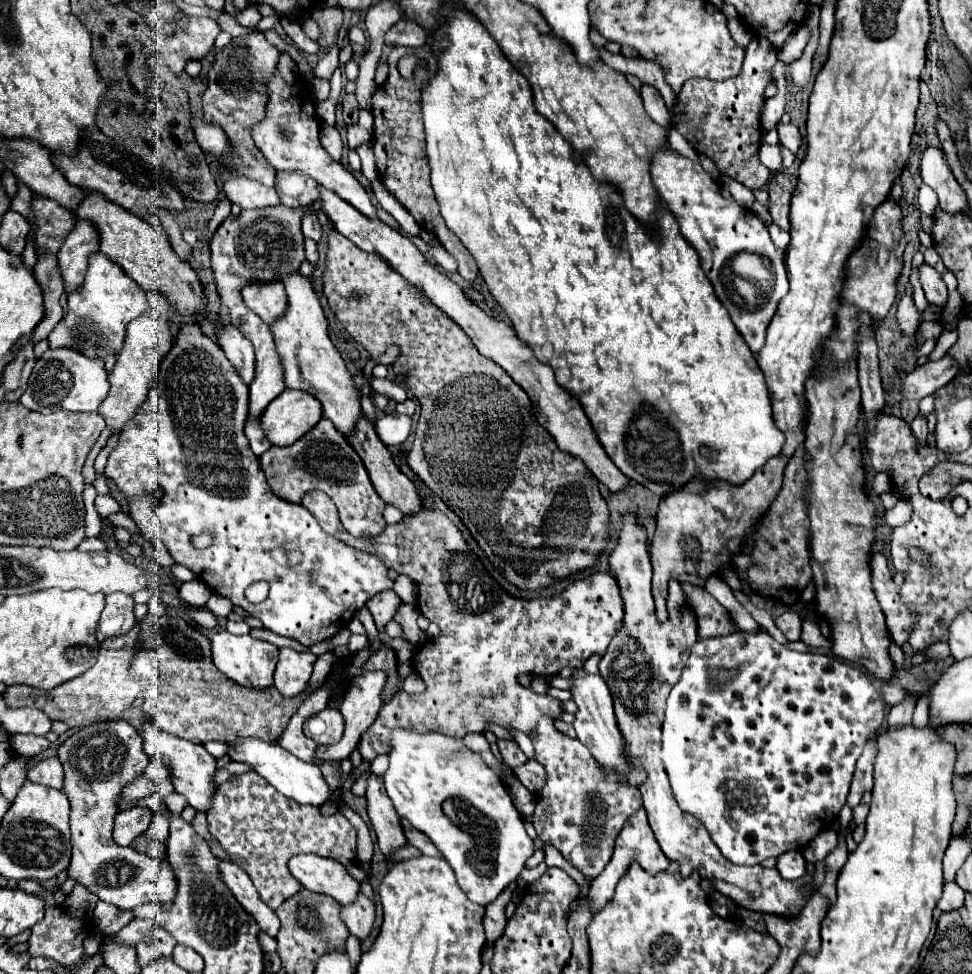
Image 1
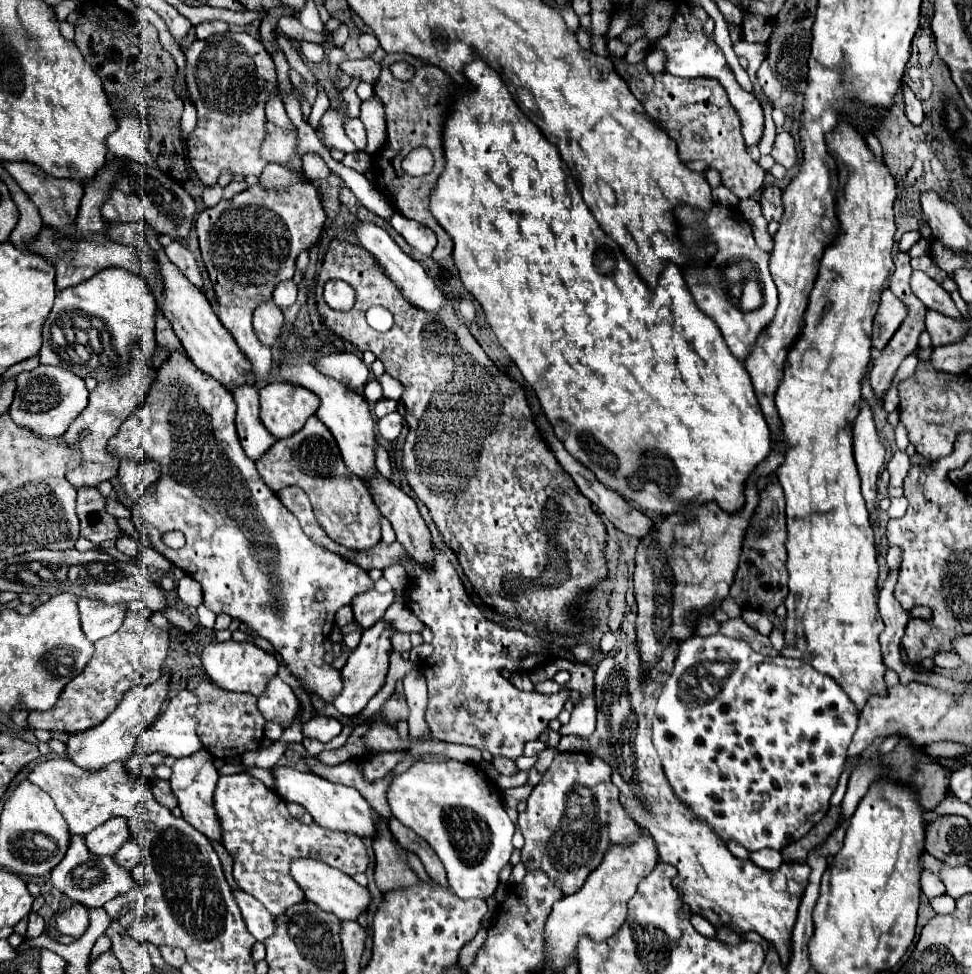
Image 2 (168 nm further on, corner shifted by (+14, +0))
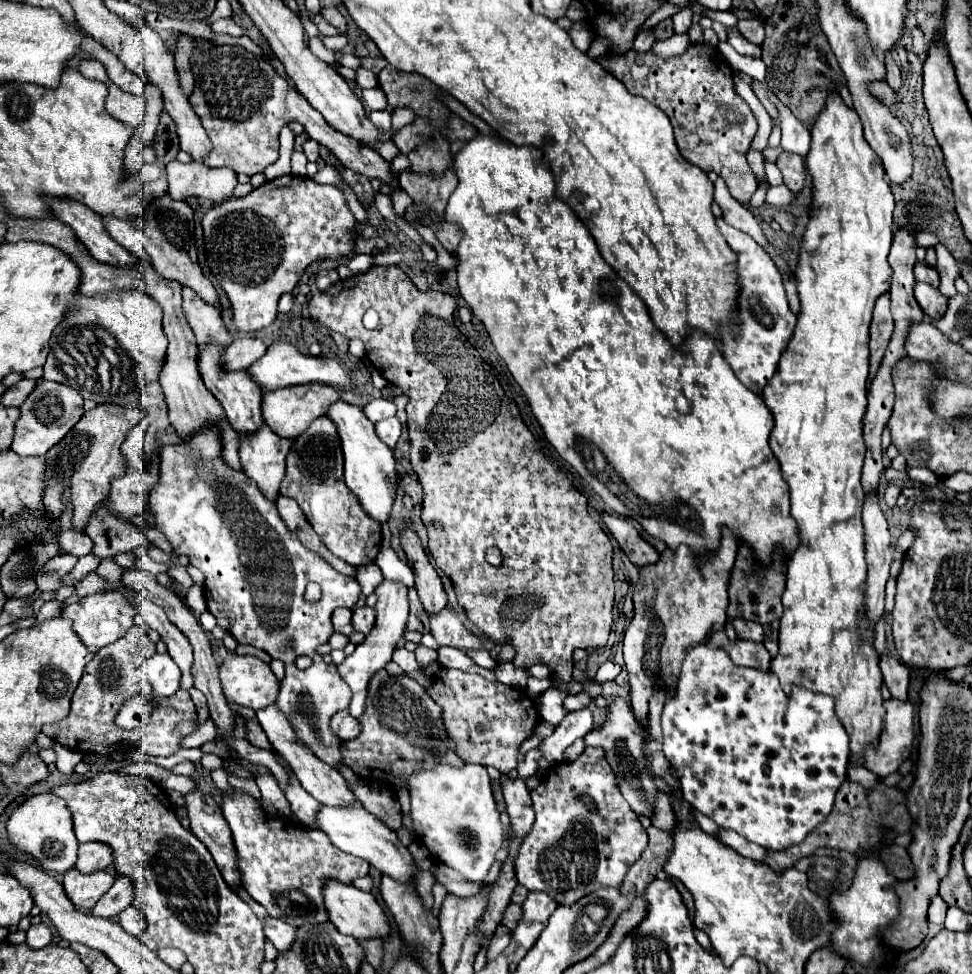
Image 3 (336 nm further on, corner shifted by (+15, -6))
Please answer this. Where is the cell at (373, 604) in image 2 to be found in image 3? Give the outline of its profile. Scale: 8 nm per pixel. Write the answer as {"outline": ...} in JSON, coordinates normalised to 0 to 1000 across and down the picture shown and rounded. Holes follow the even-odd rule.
{"outline":[[[368,623],[362,631],[362,642],[364,642],[364,648],[370,648],[374,652],[379,652],[385,644],[385,625],[383,623]]]}

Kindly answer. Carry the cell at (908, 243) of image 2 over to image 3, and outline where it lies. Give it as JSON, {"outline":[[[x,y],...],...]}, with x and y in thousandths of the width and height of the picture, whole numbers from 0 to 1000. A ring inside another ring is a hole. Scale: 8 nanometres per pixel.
{"outline":[[[944,237],[942,247],[947,254],[961,254],[965,249],[965,241],[959,237]]]}

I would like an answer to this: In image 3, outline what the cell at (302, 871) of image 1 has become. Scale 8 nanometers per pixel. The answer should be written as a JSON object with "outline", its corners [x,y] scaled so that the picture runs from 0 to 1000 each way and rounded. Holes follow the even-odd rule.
{"outline":[[[337,905],[333,909],[333,927],[335,927],[335,933],[337,933],[340,946],[344,948],[344,952],[352,960],[362,960],[368,966],[372,966],[372,964],[383,964],[383,962],[397,964],[401,960],[401,956],[403,956],[397,937],[393,935],[389,925],[383,921],[383,917],[374,917],[374,915],[366,913],[364,909]]]}

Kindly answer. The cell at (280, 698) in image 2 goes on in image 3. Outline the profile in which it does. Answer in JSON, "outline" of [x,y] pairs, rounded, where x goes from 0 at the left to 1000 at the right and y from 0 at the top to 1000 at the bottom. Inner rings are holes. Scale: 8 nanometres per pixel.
{"outline":[[[284,724],[265,730],[263,736],[265,736],[265,740],[267,740],[267,744],[270,744],[270,748],[272,748],[272,753],[274,753],[276,761],[278,761],[278,765],[282,767],[282,771],[296,783],[296,787],[302,792],[302,796],[305,796],[305,800],[309,802],[309,806],[311,806],[325,822],[329,822],[331,826],[340,826],[340,829],[342,829],[342,826],[344,826],[344,829],[348,829],[348,826],[350,826],[350,829],[358,829],[358,826],[362,826],[362,824],[370,824],[370,822],[362,816],[362,812],[360,812],[356,800],[354,800],[346,790],[342,790],[340,785],[331,783],[325,775],[321,775],[321,771],[319,771],[309,759],[305,759],[302,748],[298,746],[296,738],[284,728]]]}

